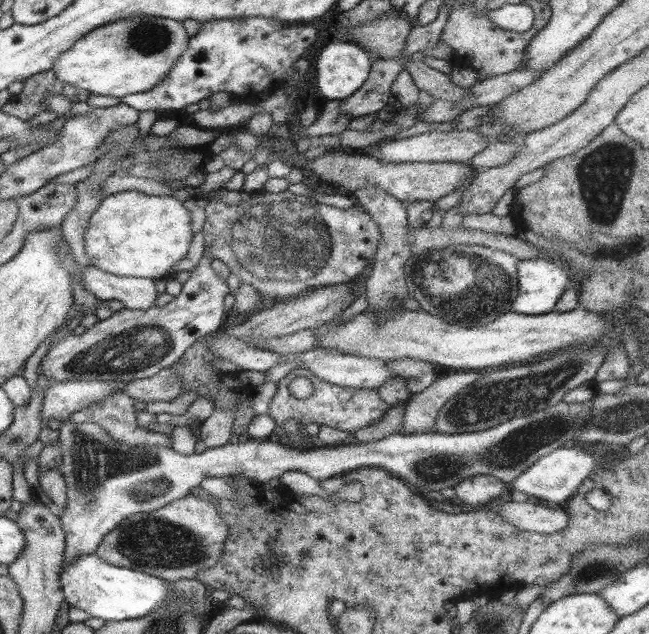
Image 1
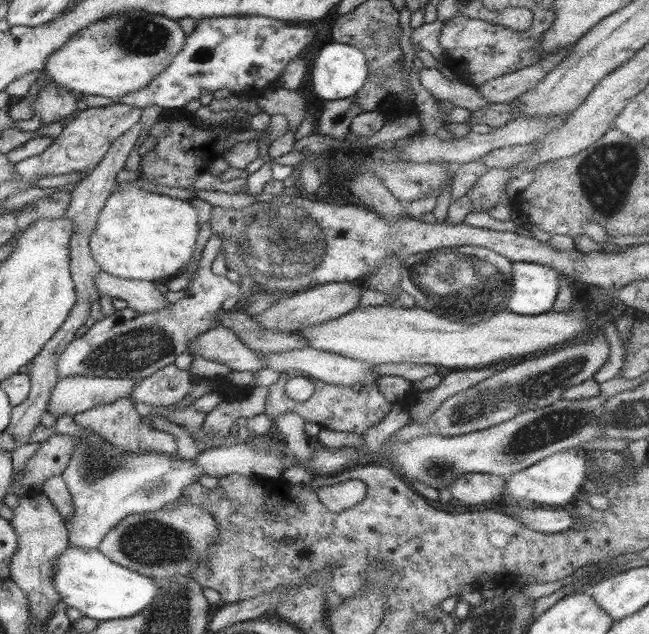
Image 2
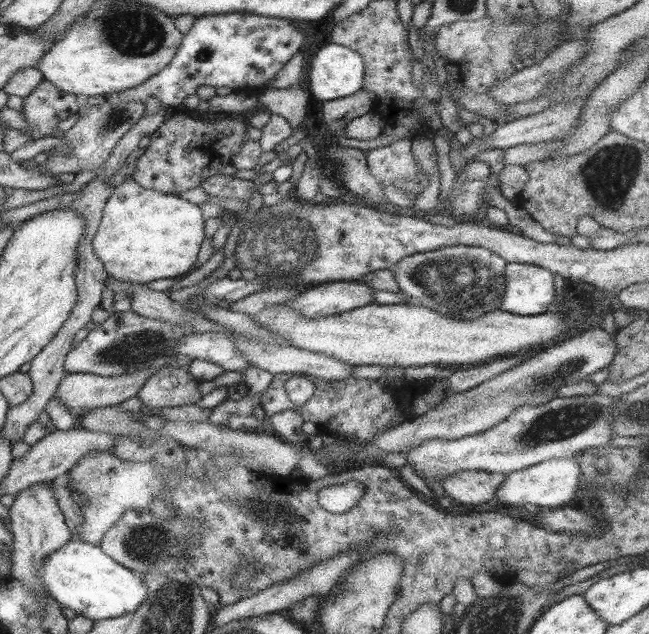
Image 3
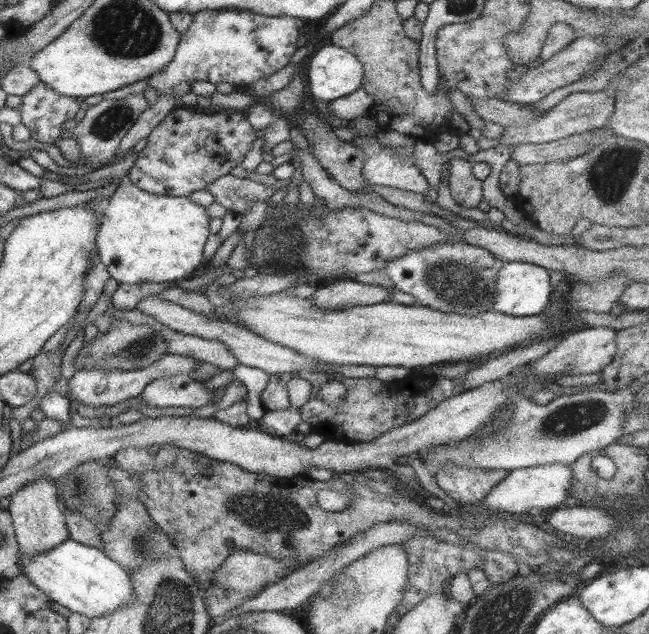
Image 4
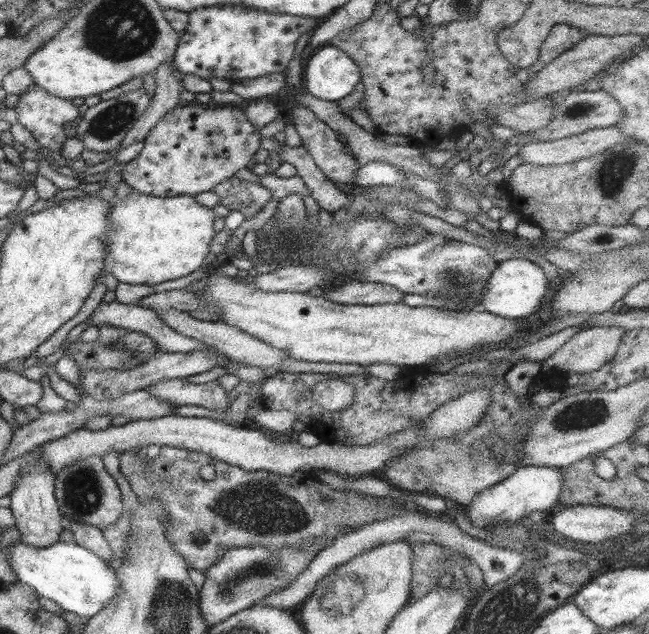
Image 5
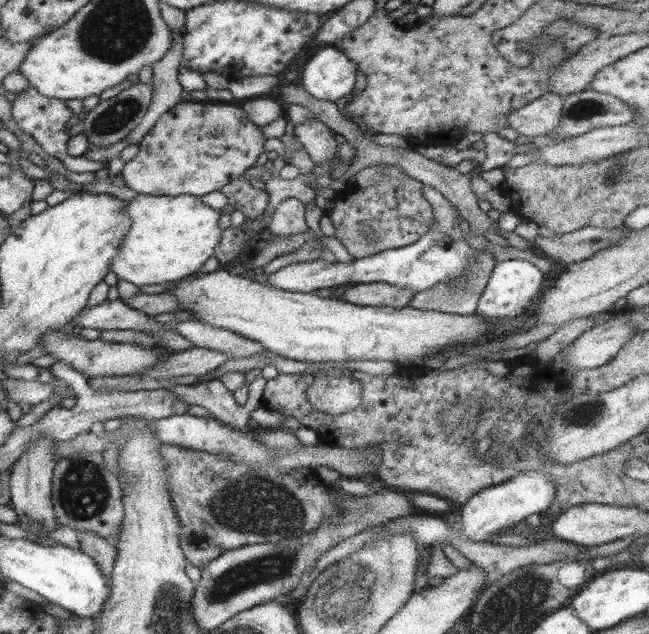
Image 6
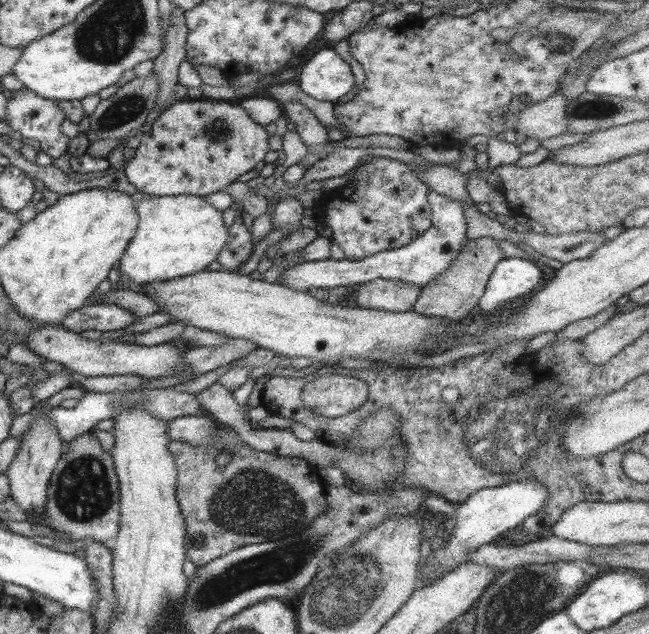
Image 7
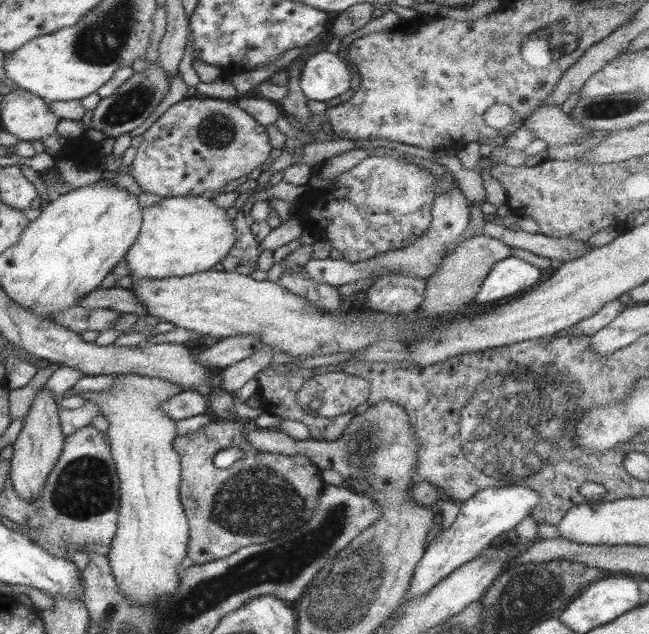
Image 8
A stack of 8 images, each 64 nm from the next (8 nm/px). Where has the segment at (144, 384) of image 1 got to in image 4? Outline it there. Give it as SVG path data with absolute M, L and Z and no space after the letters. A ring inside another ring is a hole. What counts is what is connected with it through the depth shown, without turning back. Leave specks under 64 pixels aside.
M178 374L150 382L141 398L148 407L201 408L208 405L215 391L205 388L204 382L195 381L189 374Z

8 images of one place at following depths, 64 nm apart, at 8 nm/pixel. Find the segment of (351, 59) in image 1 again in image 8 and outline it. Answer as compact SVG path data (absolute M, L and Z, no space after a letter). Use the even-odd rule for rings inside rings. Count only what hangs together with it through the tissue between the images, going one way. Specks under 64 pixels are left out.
M321 51L312 55L305 62L299 84L307 99L327 102L350 89L350 80L352 80L350 69L343 59L337 53Z

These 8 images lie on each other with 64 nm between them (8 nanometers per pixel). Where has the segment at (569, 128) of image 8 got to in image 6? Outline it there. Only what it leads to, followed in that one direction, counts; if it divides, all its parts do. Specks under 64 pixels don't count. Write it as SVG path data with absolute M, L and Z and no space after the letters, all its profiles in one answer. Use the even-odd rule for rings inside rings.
M544 93L542 97L516 109L508 115L506 122L520 135L544 136L558 127L565 97L554 93Z

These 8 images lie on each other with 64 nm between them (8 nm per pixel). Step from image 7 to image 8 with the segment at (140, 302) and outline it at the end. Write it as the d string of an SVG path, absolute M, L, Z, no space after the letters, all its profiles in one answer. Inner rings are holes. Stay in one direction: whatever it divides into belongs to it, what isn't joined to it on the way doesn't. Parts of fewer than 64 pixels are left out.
M117 285L111 288L98 286L76 305L88 309L106 308L121 313L144 315L144 305L136 299L136 295L130 289Z

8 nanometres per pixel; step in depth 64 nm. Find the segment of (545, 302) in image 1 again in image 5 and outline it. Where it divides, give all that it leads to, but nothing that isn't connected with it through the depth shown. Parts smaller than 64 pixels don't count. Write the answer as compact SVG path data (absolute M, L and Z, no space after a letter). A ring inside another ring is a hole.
M520 257L502 261L488 280L488 292L482 298L484 311L509 319L526 318L540 309L542 298L548 290L548 283L542 267L530 260Z

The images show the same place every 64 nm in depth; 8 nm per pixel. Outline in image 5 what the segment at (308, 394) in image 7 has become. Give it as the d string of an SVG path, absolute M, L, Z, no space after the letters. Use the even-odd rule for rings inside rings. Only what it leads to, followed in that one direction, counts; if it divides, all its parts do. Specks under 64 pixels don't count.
M345 377L321 381L312 392L313 400L332 412L340 412L353 404L355 389Z

